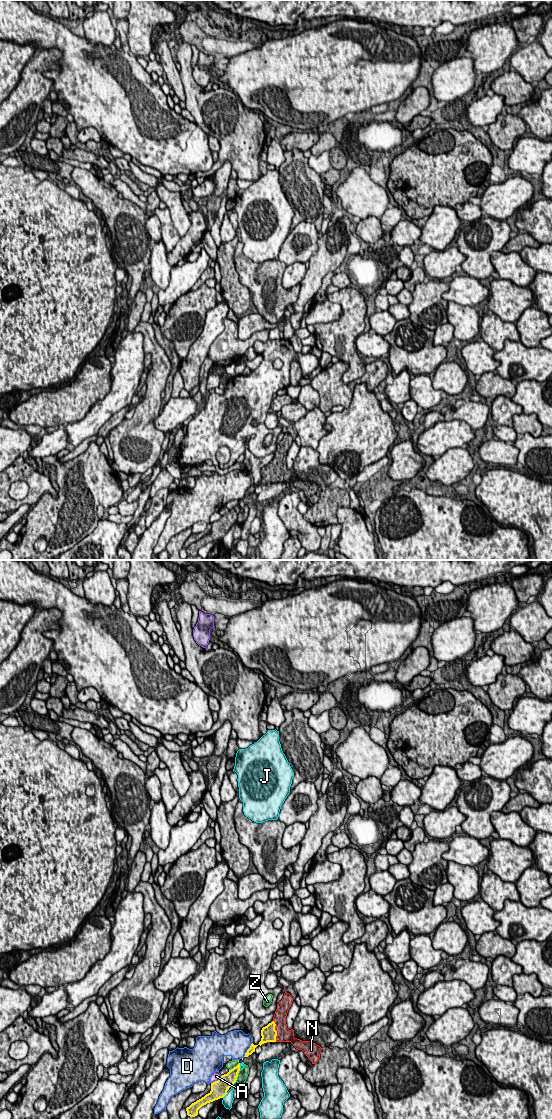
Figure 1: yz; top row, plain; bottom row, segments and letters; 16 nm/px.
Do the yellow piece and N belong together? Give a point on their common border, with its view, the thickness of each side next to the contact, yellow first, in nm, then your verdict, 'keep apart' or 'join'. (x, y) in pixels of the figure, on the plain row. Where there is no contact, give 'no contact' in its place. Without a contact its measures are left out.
yz (276, 471) | 240/220 nm | join

